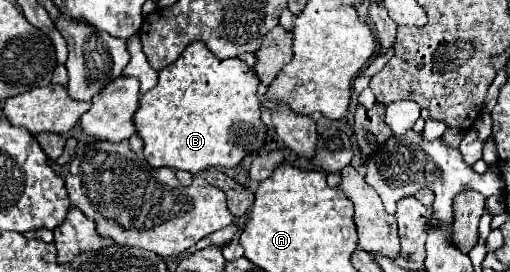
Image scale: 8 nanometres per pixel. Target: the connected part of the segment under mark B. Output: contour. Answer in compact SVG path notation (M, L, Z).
M194 41L184 53L168 67L158 71L154 89L140 95L140 107L134 113L136 133L144 141L144 157L152 167L172 167L190 173L208 167L236 167L248 153L264 147L266 127L260 121L262 109L258 101L258 77L238 57L220 59L204 41Z

